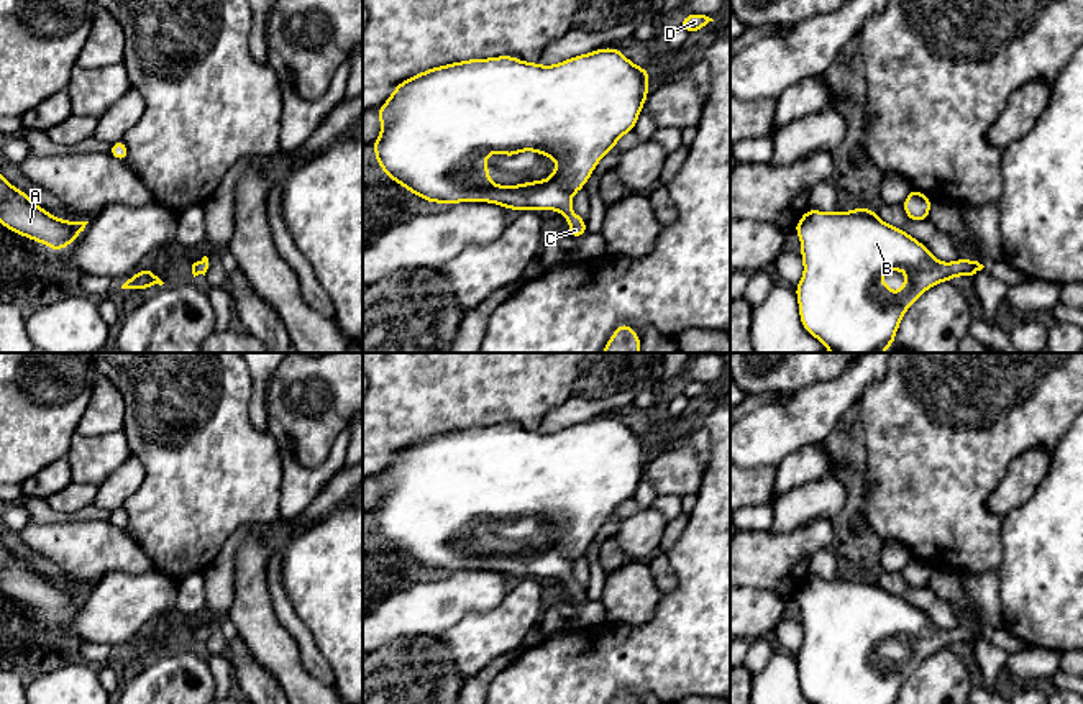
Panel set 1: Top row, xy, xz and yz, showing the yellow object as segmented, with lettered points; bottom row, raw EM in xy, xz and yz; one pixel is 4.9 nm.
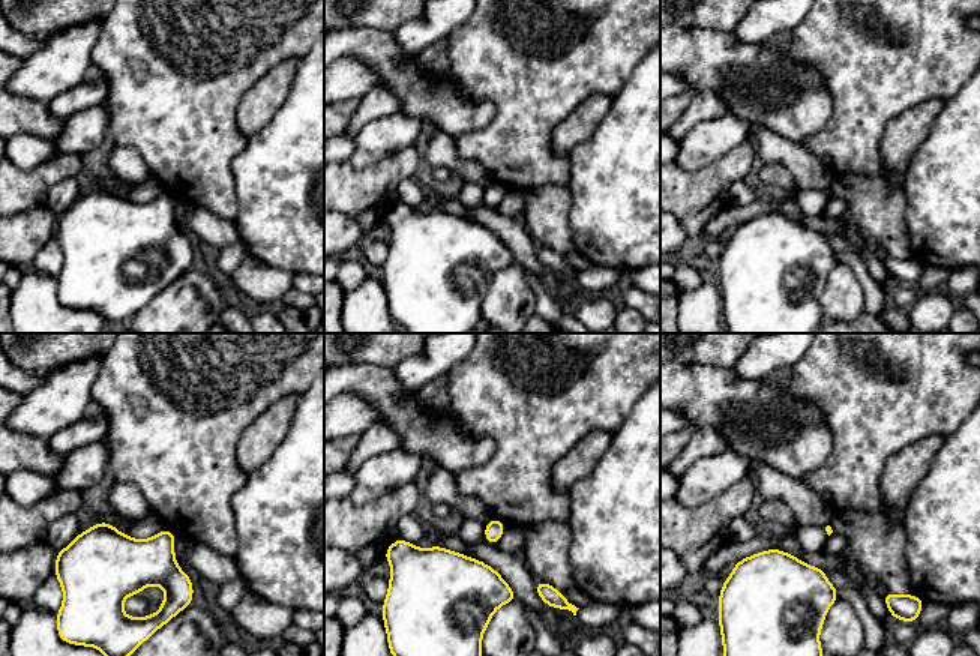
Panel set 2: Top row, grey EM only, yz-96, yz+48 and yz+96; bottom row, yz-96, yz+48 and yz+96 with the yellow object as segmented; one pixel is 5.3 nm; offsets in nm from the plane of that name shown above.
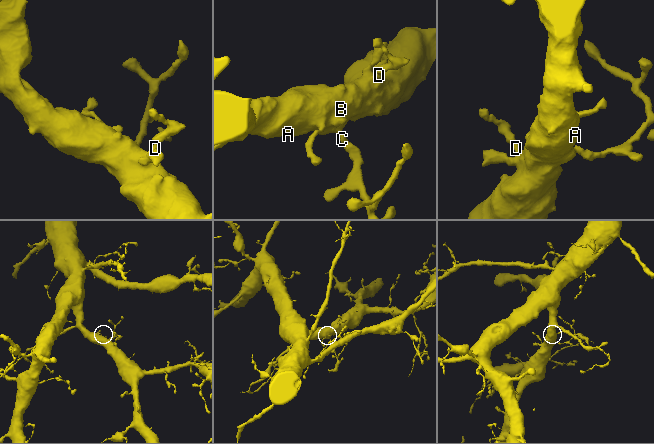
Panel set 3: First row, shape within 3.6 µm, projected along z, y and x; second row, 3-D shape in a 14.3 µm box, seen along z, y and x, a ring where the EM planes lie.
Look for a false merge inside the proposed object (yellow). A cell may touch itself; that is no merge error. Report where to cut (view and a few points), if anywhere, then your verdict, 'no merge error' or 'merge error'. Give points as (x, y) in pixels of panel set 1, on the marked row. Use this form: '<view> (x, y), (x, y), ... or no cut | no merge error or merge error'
no cut | no merge error

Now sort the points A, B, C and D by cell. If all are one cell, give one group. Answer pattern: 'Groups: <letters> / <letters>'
Groups: A B C D

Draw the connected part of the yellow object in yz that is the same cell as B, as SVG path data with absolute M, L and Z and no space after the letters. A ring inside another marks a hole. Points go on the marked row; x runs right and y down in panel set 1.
M858 205L852 212L835 210L832 213L807 208L793 228L801 240L804 274L794 287L799 302L799 318L804 330L822 341L830 353L884 353L894 345L898 327L904 312L930 287L944 281L953 281L958 274L973 279L985 266L978 261L958 258L942 263L916 238L904 230L883 222L875 210ZM888 271L904 271L907 279L901 292L894 294L880 277Z

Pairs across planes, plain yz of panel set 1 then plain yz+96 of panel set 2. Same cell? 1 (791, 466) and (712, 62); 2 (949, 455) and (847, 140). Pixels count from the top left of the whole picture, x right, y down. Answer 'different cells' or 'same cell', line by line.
1: different cells
2: same cell

